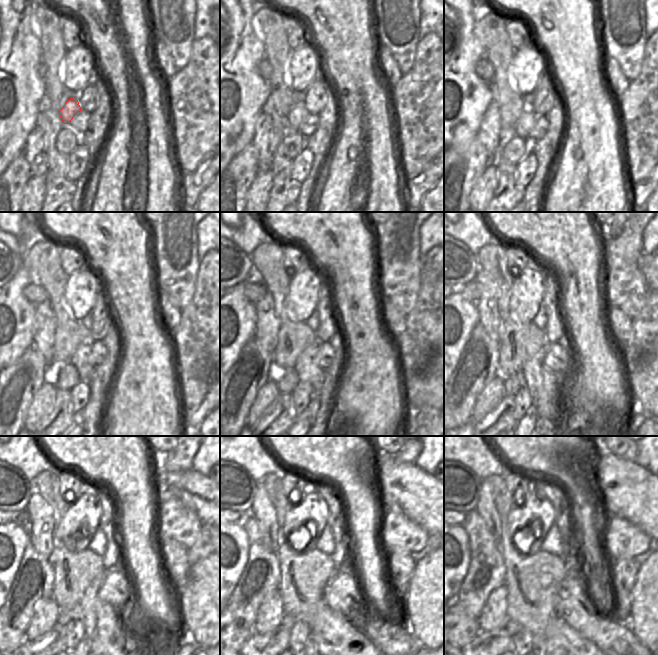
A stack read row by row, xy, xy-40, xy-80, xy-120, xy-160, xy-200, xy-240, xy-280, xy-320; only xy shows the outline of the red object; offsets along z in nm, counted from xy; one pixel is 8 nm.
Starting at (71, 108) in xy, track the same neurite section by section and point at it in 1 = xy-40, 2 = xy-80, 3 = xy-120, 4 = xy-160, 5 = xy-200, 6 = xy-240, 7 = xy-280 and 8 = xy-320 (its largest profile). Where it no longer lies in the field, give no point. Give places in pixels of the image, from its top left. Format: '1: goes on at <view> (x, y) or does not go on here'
1: goes on at xy-40 (298, 114)
2: goes on at xy-80 (526, 121)
3: goes on at xy-120 (80, 359)
4: goes on at xy-160 (306, 366)
5: goes on at xy-200 (544, 386)
6: goes on at xy-240 (102, 622)
7: goes on at xy-280 (343, 639)
8: goes on at xy-320 (560, 636)

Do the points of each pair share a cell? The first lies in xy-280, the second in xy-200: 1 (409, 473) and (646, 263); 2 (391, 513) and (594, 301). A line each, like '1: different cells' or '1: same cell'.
1: same cell
2: different cells

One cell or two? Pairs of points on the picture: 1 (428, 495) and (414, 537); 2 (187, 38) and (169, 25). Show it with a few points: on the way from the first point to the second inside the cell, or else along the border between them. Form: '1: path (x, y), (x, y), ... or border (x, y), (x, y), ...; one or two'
1: border (400, 509), (410, 519), (418, 523), (428, 534); two
2: path (183, 37), (173, 27); one

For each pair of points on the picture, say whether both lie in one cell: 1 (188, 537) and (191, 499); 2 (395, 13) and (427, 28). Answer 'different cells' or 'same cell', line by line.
1: different cells
2: different cells

